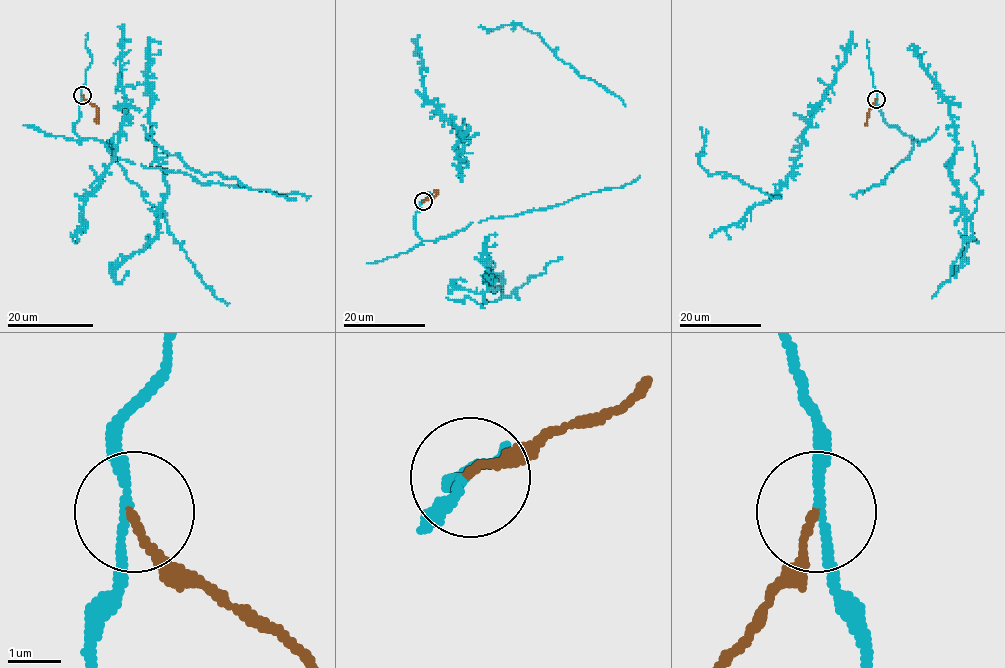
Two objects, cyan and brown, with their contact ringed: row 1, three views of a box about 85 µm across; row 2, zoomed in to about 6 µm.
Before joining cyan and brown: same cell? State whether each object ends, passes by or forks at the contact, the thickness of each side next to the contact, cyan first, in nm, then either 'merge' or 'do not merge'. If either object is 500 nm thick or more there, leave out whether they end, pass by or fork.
cyan passes by; brown ends there; 170 nm thick on the cyan side, 140 nm on the other; do not merge

